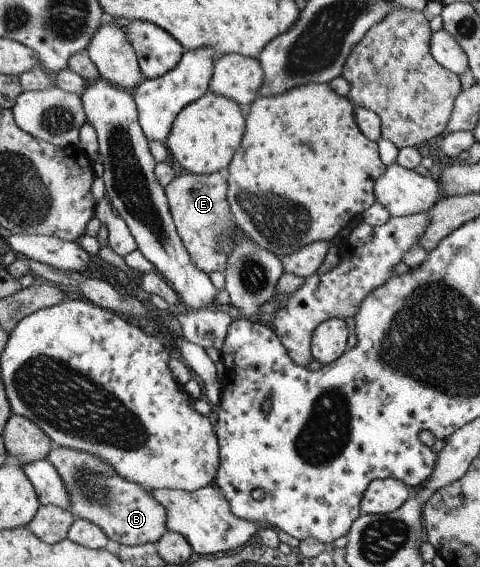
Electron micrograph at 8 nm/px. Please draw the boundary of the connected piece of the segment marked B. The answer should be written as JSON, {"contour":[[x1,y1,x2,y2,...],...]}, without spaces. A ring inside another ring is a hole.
{"contour":[[54,446,49,450,46,460,55,468,63,488,69,496,69,512,73,517,85,518,97,526,111,546,155,544,167,531,165,508,157,504,149,491,139,484,130,482,115,474,115,470,101,462,101,458,87,452]]}

